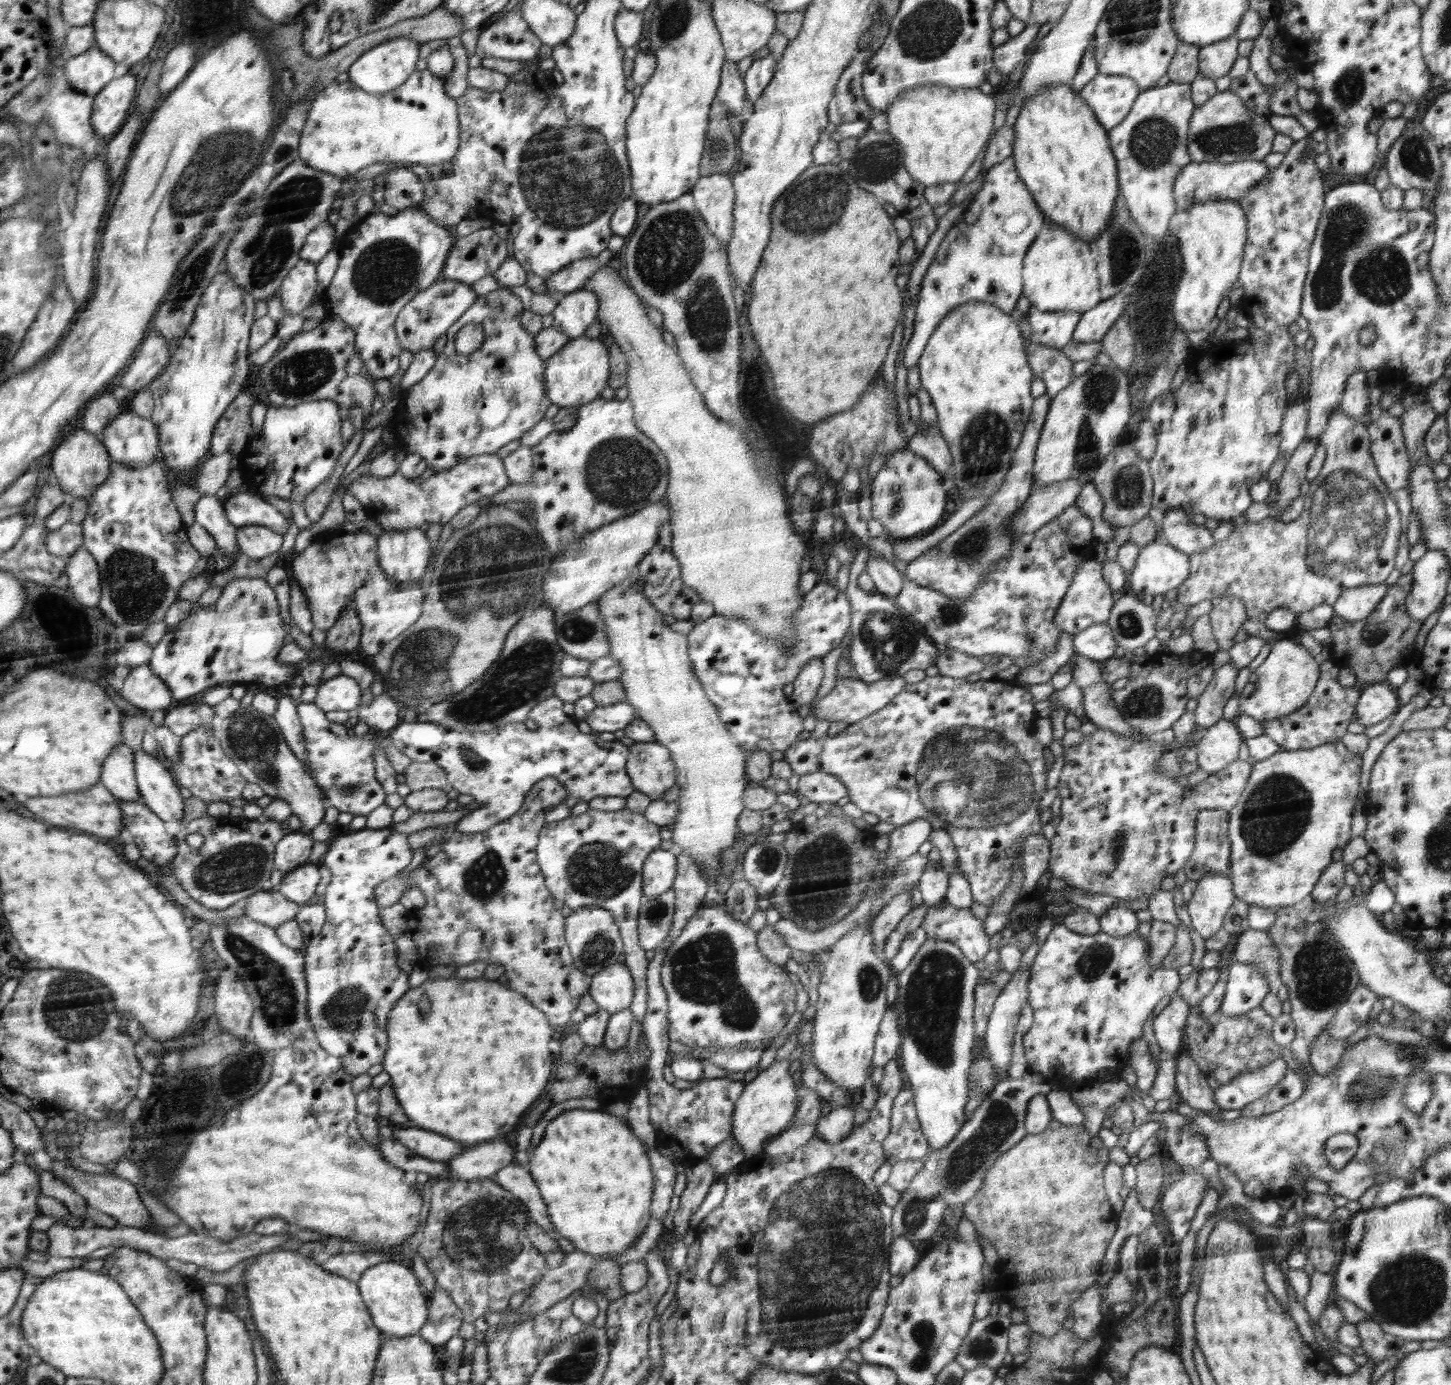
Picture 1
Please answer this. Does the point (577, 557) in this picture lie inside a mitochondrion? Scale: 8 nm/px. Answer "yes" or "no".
no

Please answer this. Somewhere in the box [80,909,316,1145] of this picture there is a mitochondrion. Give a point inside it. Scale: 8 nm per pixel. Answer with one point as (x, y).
(278, 996)

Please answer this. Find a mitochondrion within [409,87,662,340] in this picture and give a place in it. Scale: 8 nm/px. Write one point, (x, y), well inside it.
(568, 177)

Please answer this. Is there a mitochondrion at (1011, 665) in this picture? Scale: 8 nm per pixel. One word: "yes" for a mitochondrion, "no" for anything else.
no

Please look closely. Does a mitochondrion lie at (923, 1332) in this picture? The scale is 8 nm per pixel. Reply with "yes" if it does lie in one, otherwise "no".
yes

